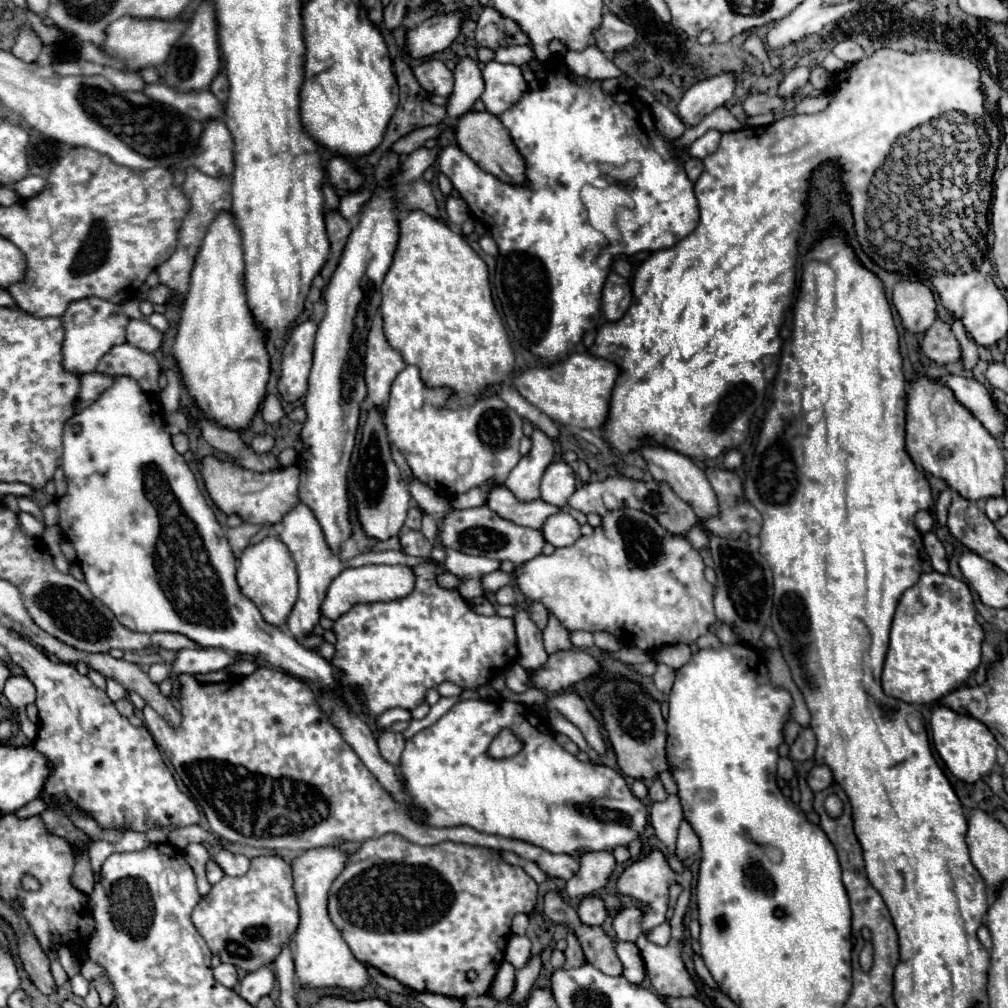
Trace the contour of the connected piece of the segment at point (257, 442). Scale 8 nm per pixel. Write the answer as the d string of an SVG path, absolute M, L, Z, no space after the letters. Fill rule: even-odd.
M259 432L259 434L253 438L253 442L251 442L251 446L253 446L255 452L269 452L269 450L273 448L273 444L275 444L275 440L273 440L273 436L267 434L267 432Z

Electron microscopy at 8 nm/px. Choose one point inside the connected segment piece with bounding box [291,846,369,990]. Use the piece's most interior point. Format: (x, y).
(322, 958)

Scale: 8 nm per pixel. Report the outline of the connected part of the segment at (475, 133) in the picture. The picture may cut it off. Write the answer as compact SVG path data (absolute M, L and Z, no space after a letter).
M465 112L463 116L459 116L457 126L455 126L455 140L459 144L459 148L471 156L485 172L491 172L493 176L497 176L503 182L509 184L521 184L525 180L525 164L521 154L515 150L507 130L503 128L501 120L489 112Z

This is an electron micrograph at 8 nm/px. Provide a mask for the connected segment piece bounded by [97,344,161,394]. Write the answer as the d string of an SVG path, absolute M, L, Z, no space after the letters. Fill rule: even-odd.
M121 344L111 348L99 364L97 372L109 374L109 376L131 376L147 394L157 394L157 376L159 376L159 364L153 354L147 354L135 346Z

